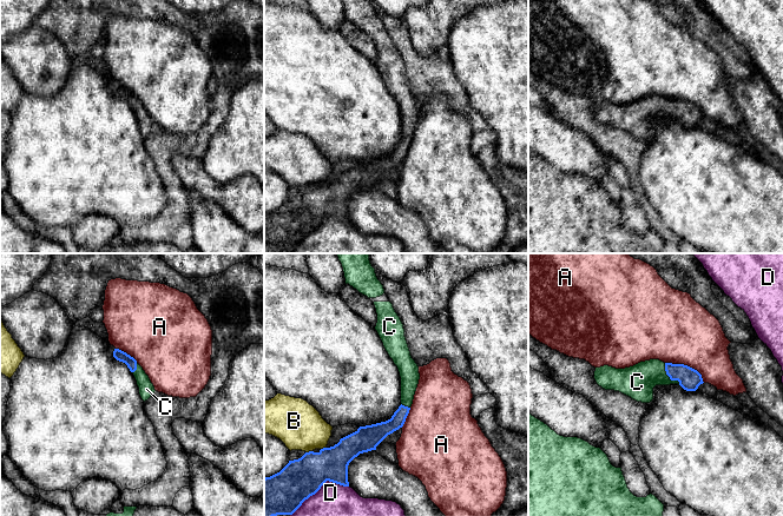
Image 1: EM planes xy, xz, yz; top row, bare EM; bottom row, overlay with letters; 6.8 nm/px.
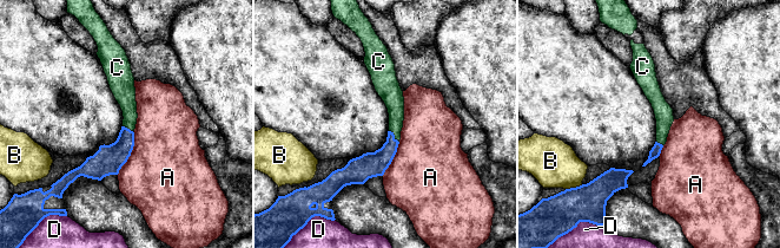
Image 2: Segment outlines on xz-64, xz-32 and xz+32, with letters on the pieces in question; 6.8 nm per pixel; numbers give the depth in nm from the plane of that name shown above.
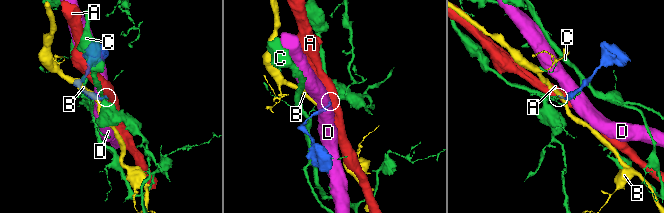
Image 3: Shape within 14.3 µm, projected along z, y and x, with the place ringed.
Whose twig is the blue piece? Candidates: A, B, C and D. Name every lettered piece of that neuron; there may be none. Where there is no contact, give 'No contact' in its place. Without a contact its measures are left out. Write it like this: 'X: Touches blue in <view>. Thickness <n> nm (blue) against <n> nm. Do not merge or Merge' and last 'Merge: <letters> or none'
A: Touches blue in yz. Thickness 150 nm (blue) against 460 nm. Do not merge
B: Touches blue in xz. Thickness 280 nm (blue) against 320 nm. Do not merge
C: Touches blue in yz. Thickness 150 nm (blue) against 220 nm. Merge
D: Touches blue in xz. Thickness 280 nm (blue) against 220 nm. Do not merge
Merge: C

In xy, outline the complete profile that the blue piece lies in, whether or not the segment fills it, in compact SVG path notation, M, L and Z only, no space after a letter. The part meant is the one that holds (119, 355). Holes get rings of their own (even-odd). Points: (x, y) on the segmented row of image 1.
M114 349L113 357L117 360L123 362L127 365L127 368L133 373L137 381L142 399L144 402L147 401L154 393L156 390L143 368L137 363L137 360L133 357L119 349Z

